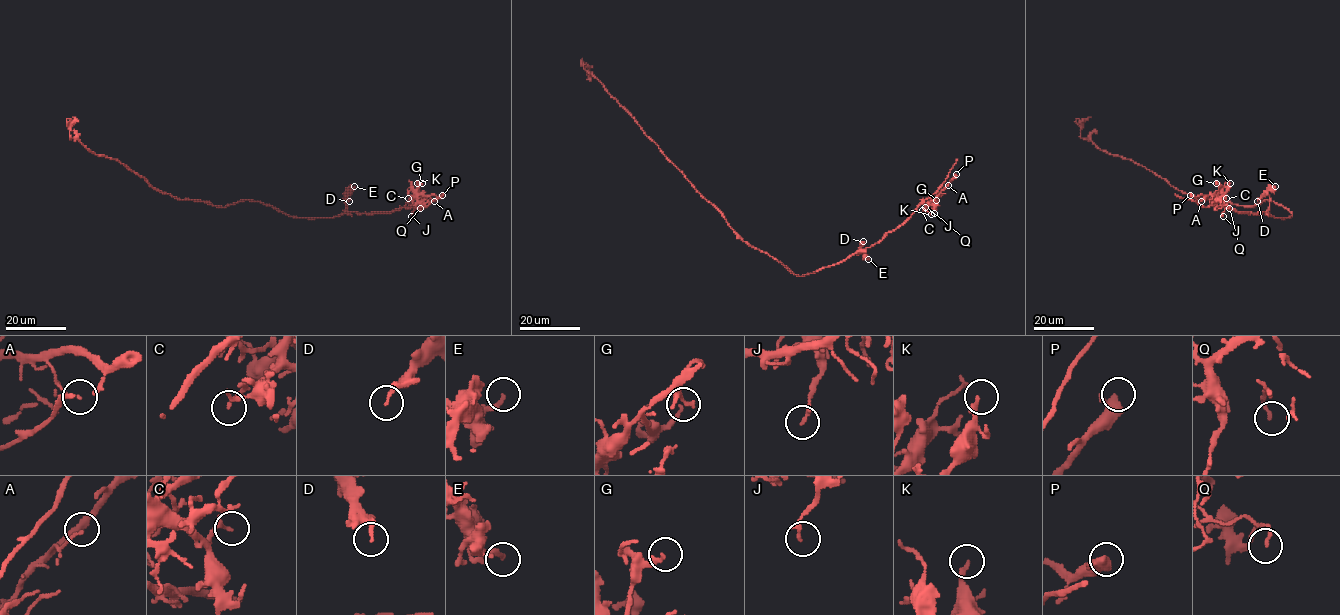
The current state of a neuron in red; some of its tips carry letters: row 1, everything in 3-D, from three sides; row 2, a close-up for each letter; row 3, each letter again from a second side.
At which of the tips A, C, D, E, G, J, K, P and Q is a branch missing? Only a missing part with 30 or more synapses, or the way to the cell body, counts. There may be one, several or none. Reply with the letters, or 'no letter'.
no letter

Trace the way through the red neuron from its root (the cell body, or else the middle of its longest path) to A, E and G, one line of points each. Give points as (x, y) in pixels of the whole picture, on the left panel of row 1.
A: (232, 204), (259, 201), (292, 216), (328, 218), (351, 212), (389, 213), (414, 205), (419, 195), (434, 201)
E: (232, 204), (259, 201), (292, 216), (334, 217), (345, 210), (344, 196), (354, 186)
G: (232, 204), (259, 201), (304, 218), (389, 213), (414, 205), (417, 186), (422, 183)

